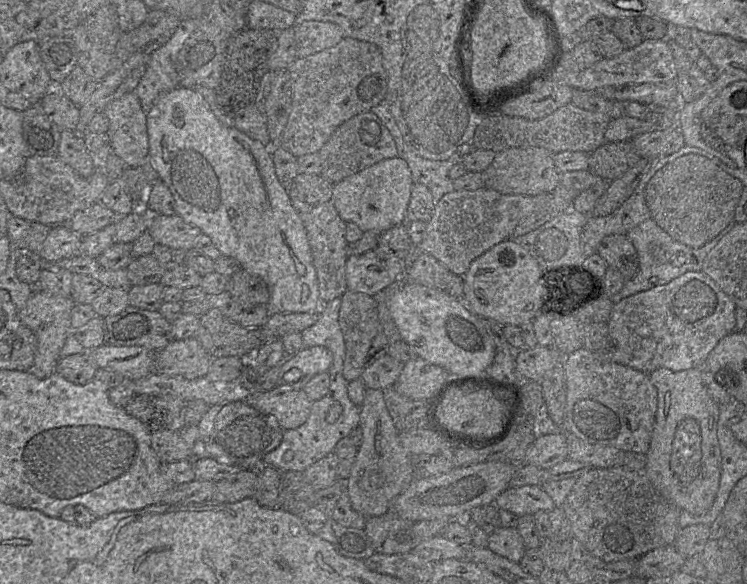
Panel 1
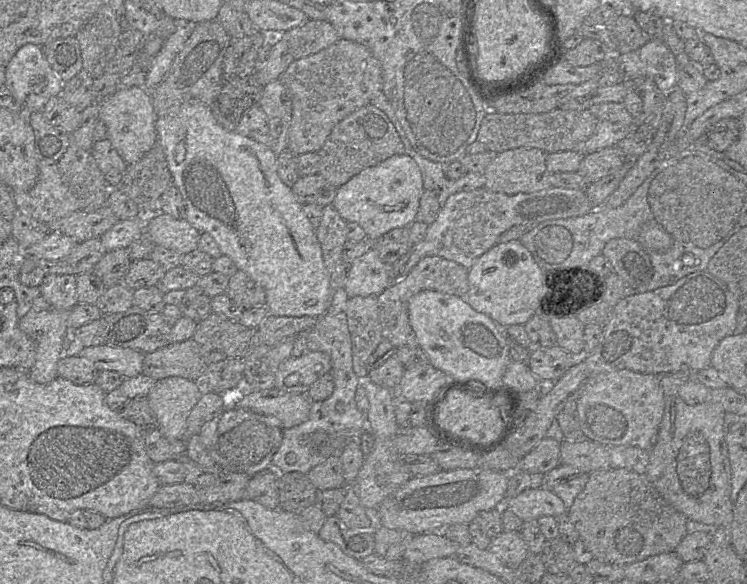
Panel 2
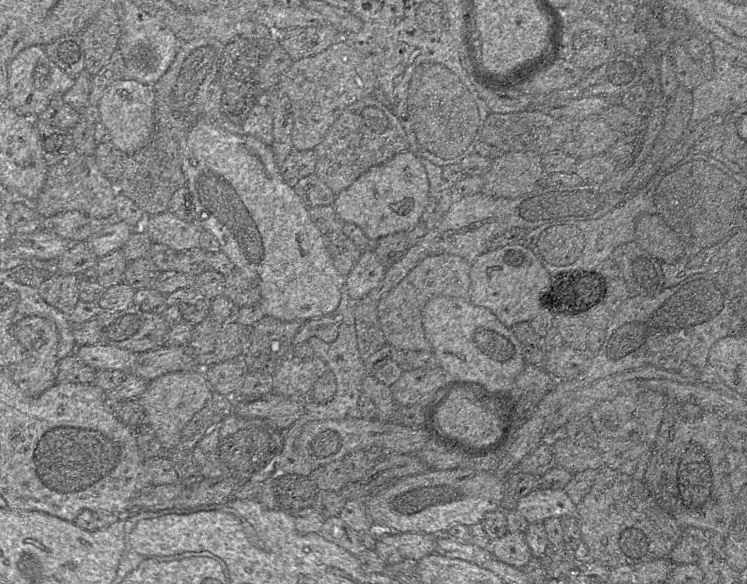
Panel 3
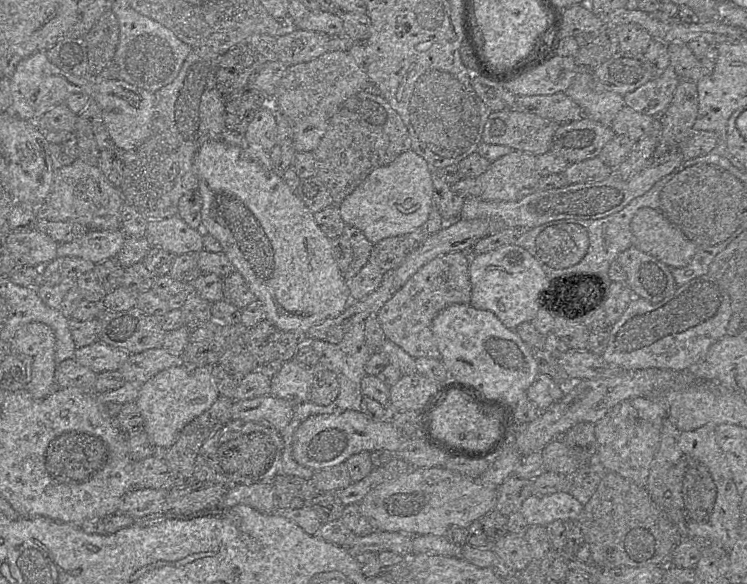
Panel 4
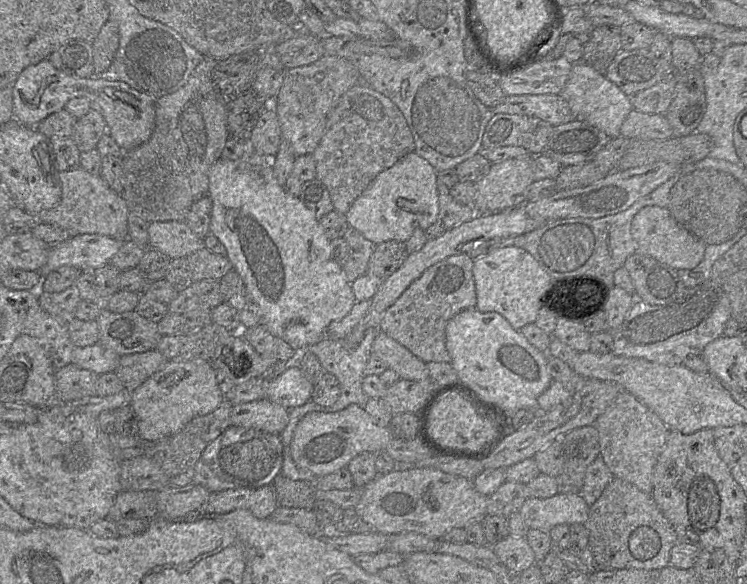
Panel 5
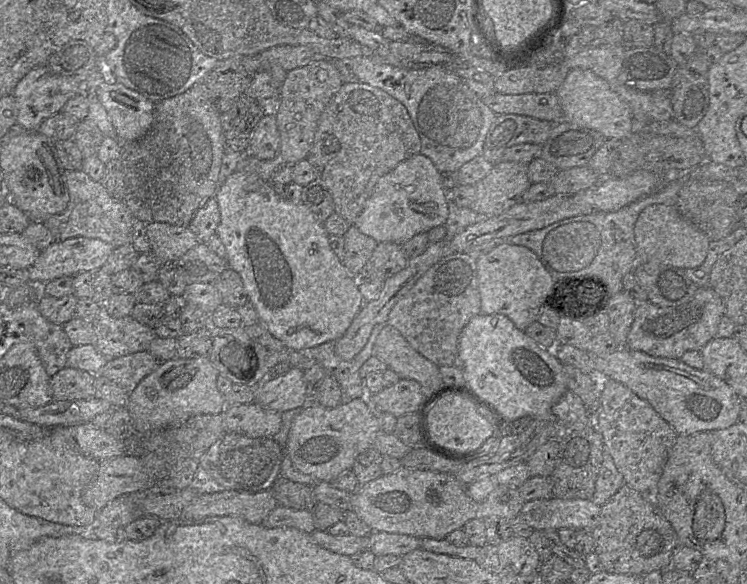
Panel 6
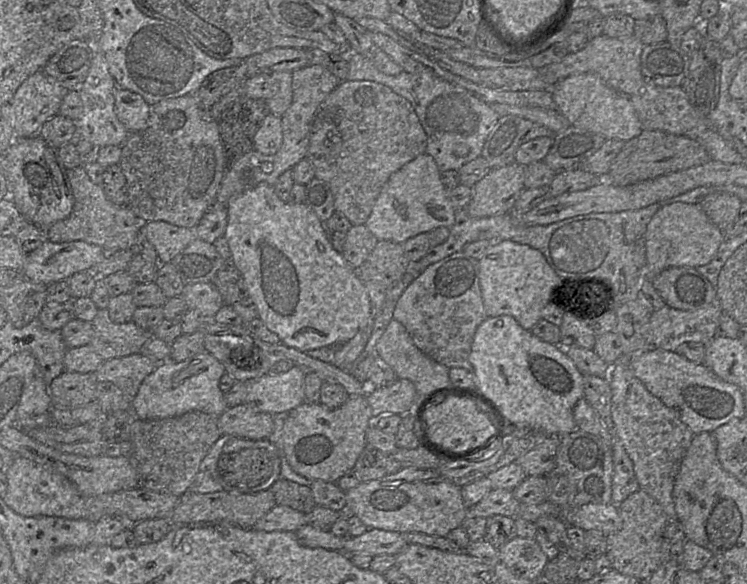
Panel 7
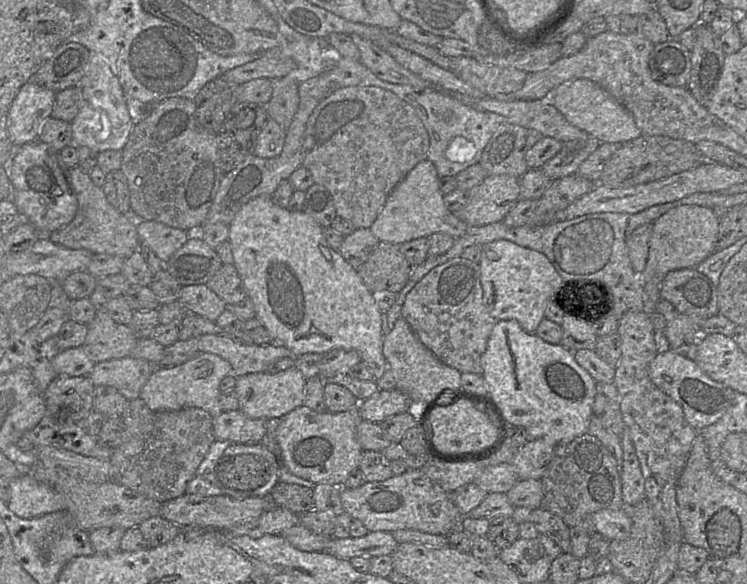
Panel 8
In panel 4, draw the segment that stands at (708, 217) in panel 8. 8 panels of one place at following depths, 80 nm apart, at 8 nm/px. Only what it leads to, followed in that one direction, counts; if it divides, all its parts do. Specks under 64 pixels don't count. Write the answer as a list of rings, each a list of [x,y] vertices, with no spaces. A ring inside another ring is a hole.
[[[640,208],[631,220],[630,231],[633,246],[670,268],[687,266],[697,249],[659,209]]]

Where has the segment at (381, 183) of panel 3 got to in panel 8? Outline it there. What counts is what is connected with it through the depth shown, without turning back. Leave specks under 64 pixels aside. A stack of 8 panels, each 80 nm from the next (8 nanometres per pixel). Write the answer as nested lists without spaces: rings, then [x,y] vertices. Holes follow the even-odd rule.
[[[428,159],[423,160],[393,189],[369,229],[379,242],[396,245],[422,237],[428,238],[434,233],[446,233],[459,238],[465,234],[467,225],[445,207],[443,196],[434,164]]]

